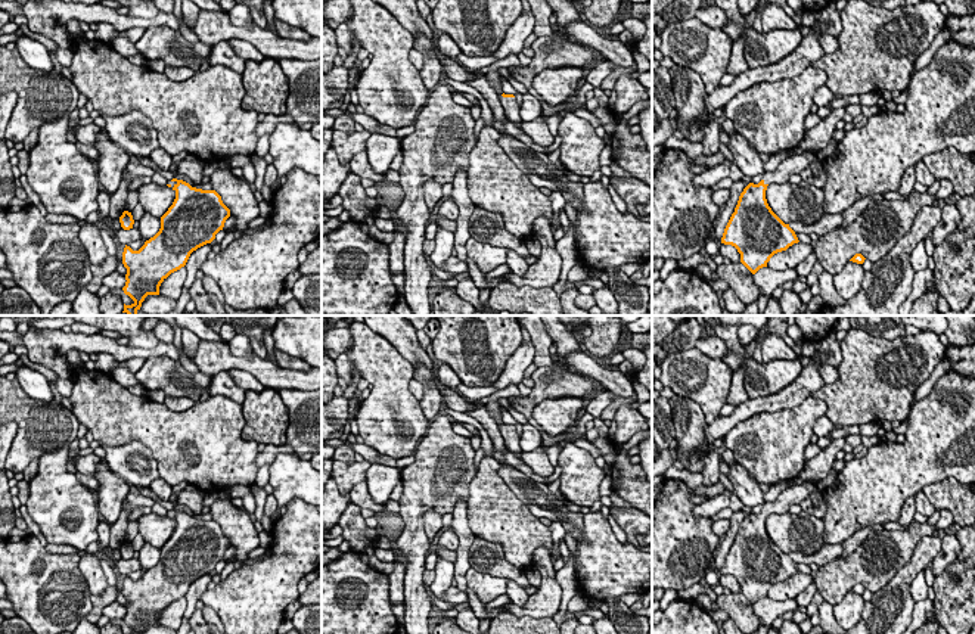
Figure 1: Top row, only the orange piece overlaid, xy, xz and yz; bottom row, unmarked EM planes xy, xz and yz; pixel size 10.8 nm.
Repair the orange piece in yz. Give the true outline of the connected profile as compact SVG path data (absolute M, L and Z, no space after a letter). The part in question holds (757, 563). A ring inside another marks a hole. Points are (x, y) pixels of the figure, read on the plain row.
M820 482L792 485L774 501L766 501L758 515L749 513L740 523L721 574L735 576L740 584L740 593L752 605L767 597L774 584L799 572L789 554L785 554L768 537L767 516L788 513L794 504L801 504L814 492L820 492Z

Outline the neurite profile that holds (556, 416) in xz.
M575 397L549 398L537 404L531 416L550 436L574 433L584 404Z

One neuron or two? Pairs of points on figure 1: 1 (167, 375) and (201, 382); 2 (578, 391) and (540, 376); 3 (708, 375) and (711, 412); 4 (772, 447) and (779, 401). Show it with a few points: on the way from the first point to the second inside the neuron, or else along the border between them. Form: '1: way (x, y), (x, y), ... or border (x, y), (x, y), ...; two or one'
1: way (176, 381), (192, 382); one
2: way (570, 384), (549, 381); one
3: way (708, 384), (711, 403); one
4: border (810, 395), (798, 406), (758, 412), (745, 420); two

